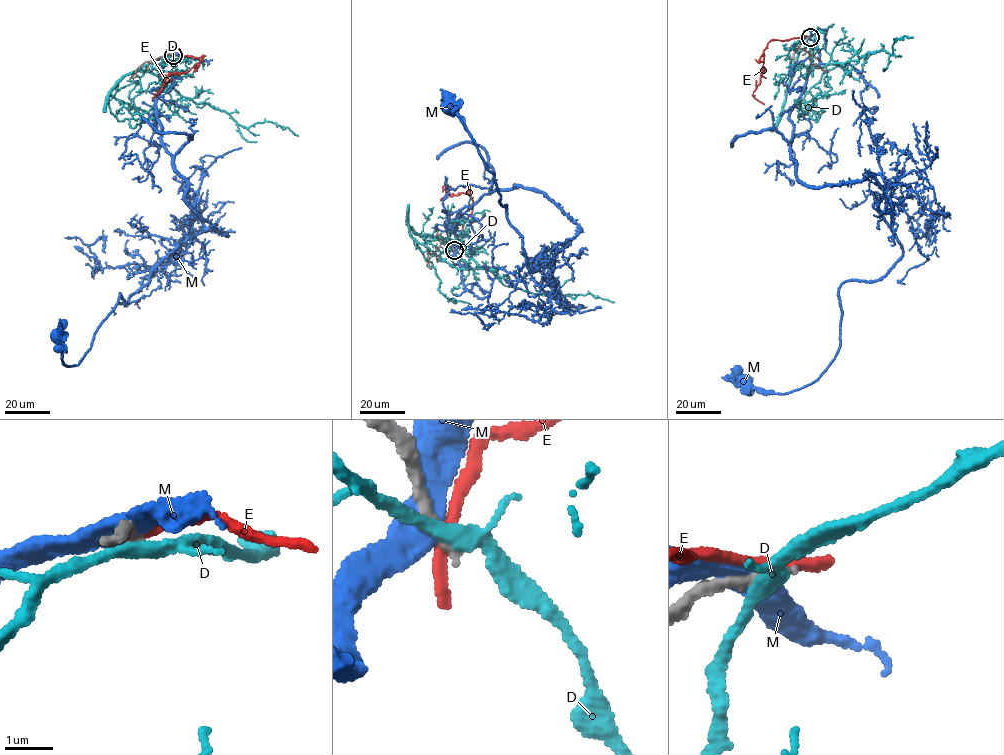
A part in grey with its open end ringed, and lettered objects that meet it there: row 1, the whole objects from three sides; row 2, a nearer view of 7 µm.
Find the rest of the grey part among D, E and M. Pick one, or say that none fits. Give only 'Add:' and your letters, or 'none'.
Add: none

